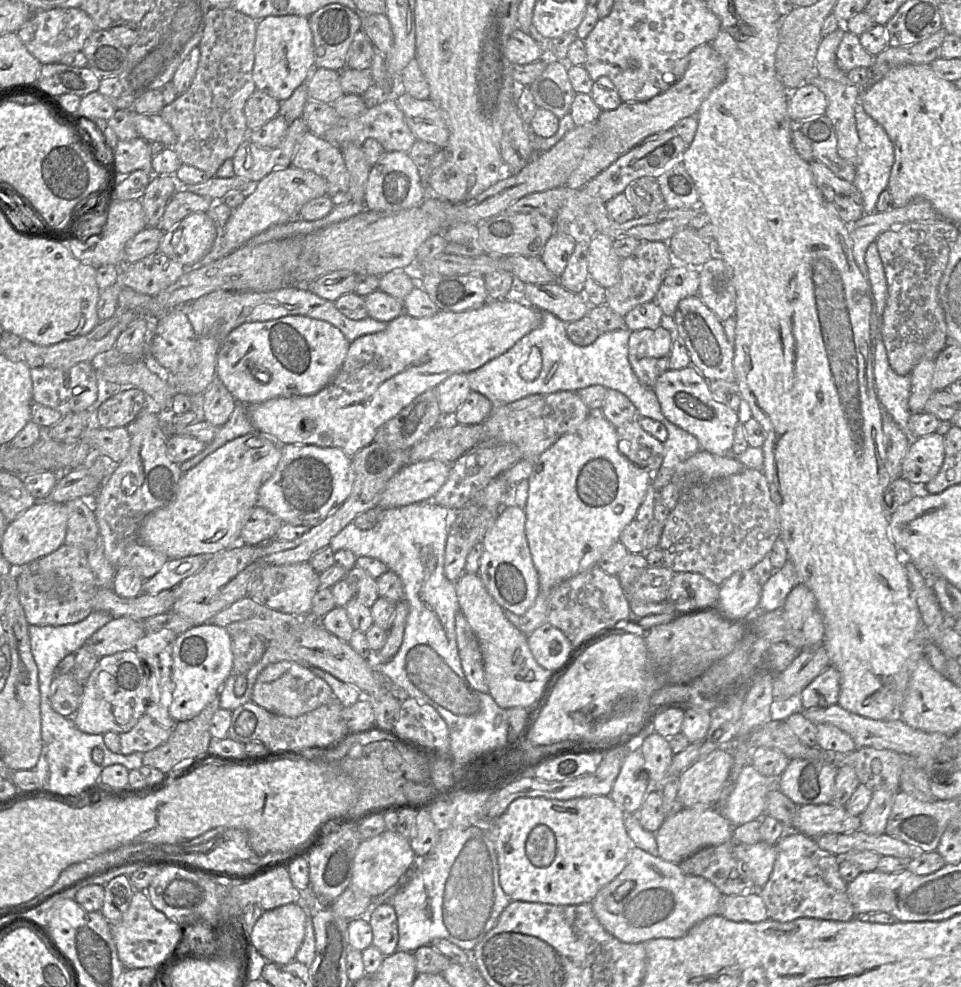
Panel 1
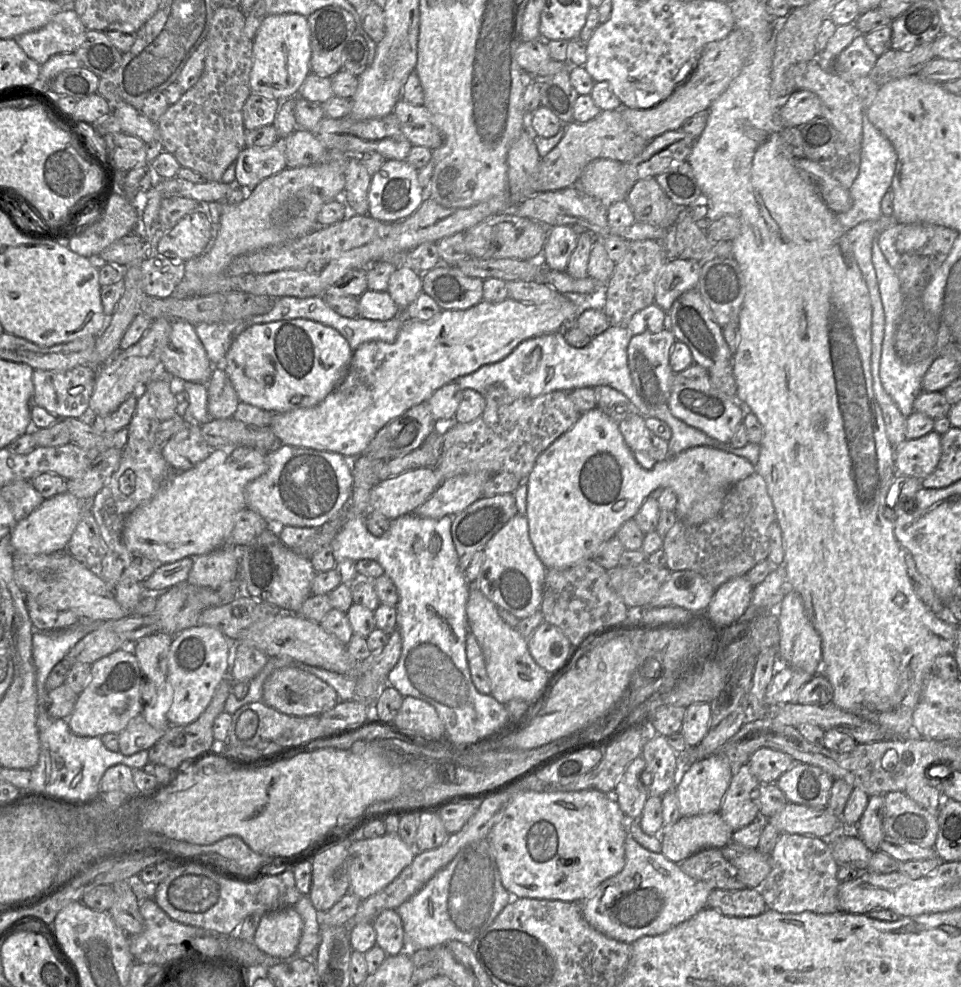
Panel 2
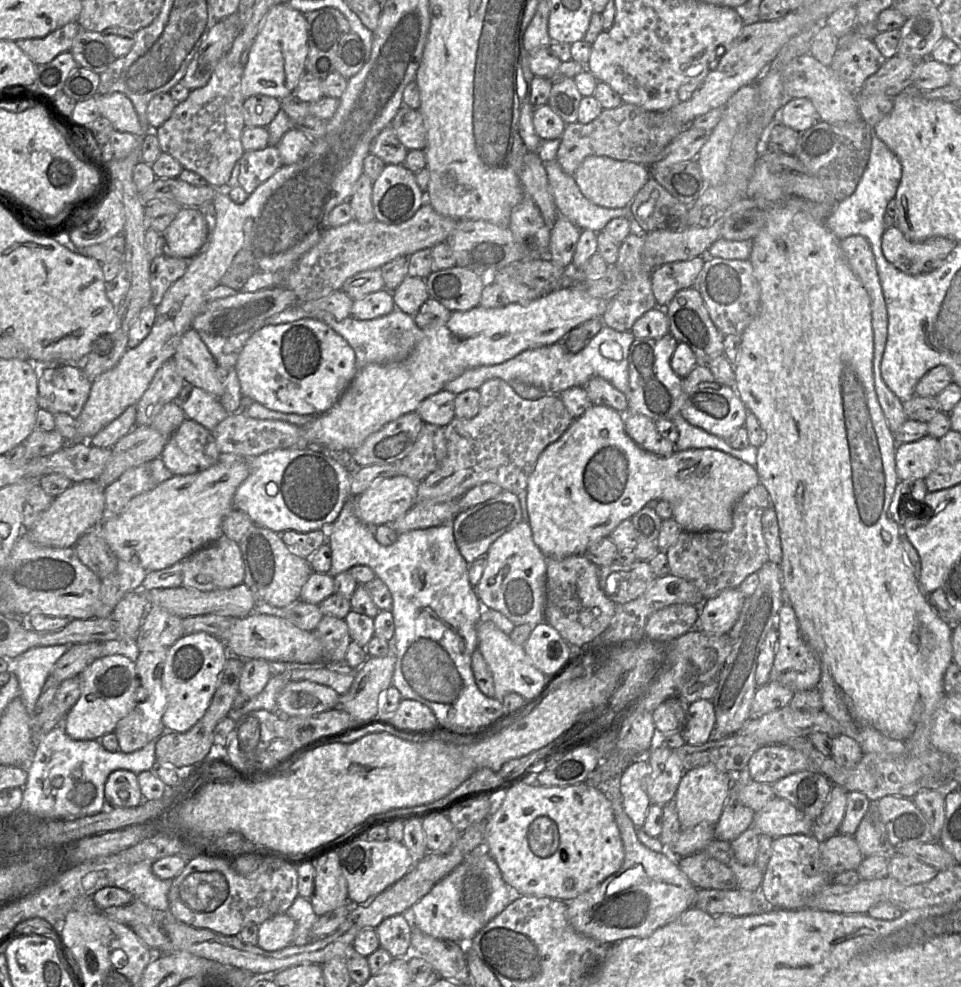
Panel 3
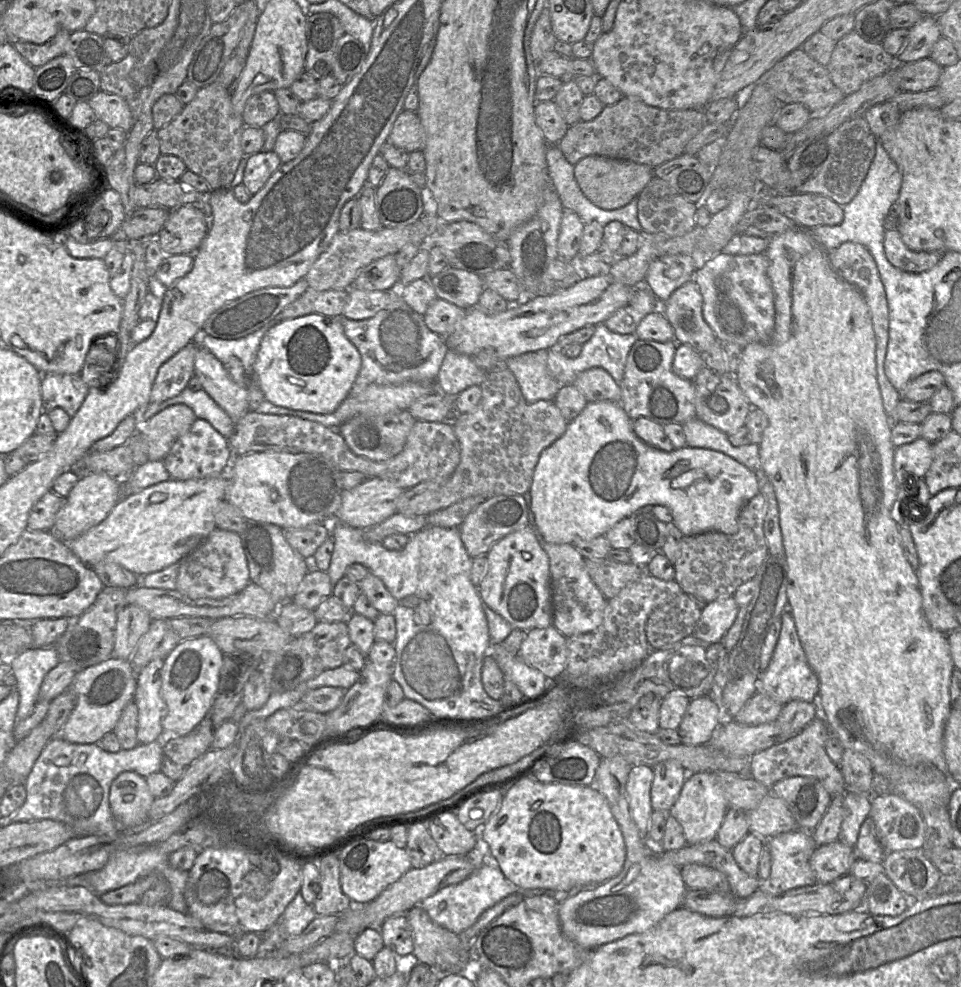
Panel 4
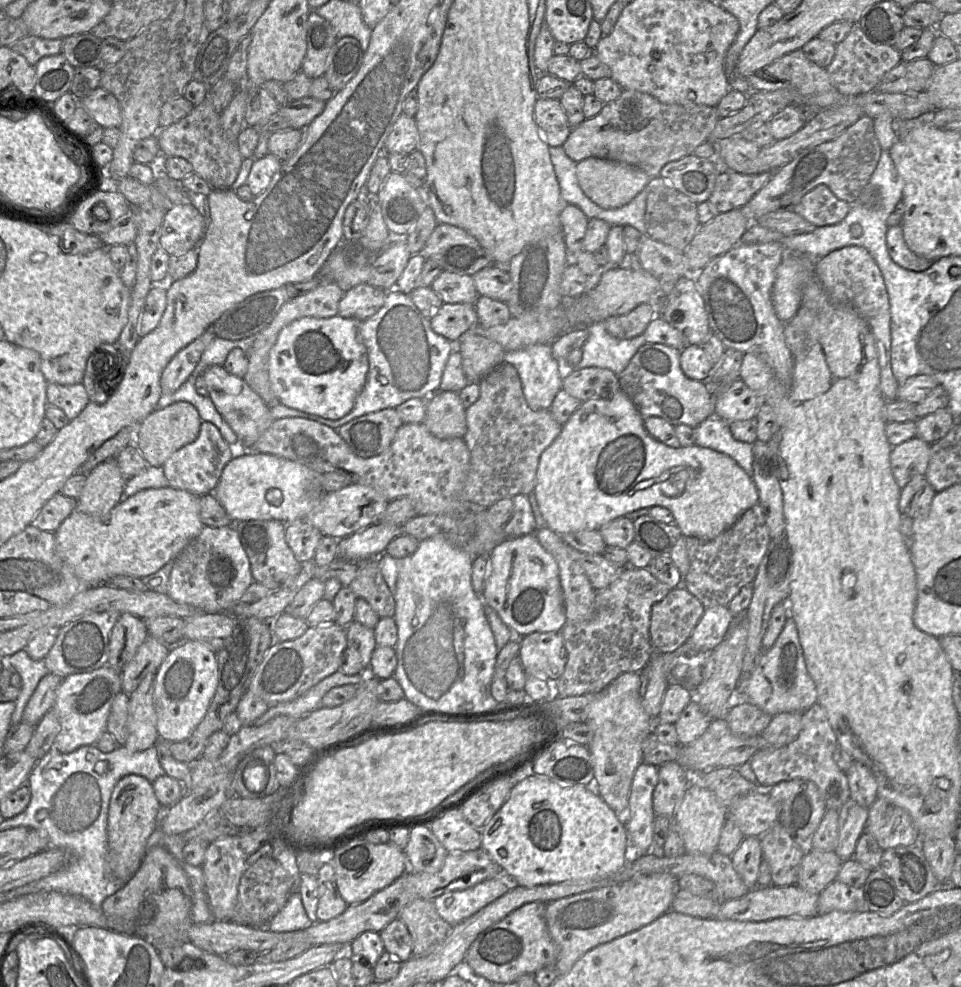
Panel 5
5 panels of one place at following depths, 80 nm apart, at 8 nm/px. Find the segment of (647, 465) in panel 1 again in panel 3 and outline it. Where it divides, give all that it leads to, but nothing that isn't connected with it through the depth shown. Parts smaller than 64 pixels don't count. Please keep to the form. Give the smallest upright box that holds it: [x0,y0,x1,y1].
[625,414,675,456]

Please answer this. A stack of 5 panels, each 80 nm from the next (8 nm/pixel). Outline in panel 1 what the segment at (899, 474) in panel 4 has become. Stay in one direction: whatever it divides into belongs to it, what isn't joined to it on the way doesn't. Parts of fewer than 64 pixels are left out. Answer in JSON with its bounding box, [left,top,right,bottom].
[901,432,944,488]

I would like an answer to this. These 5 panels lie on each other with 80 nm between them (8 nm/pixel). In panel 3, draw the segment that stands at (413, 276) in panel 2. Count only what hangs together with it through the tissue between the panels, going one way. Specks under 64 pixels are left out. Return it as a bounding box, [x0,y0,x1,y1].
[392,276,429,316]

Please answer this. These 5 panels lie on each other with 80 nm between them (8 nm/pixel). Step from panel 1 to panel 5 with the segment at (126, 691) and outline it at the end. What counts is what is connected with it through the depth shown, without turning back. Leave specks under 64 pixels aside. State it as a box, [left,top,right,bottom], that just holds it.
[51,665,121,754]

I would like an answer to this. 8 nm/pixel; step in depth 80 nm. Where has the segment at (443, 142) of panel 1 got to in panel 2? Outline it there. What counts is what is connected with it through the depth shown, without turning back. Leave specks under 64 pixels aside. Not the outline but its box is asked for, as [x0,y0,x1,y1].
[393,98,442,150]

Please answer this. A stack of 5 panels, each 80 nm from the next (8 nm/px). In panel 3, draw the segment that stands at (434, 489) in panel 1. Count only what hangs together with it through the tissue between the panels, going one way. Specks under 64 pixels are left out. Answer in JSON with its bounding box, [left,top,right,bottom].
[356,475,418,527]

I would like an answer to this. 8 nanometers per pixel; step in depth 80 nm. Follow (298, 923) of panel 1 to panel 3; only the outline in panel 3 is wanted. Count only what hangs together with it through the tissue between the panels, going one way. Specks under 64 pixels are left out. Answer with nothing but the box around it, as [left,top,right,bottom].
[257,913,295,951]

